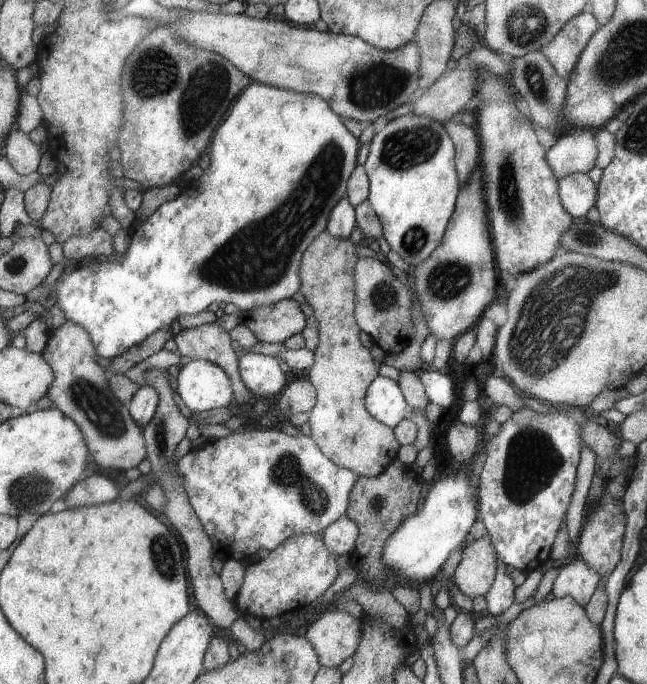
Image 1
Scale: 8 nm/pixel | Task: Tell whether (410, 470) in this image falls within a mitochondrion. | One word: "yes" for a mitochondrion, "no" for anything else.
no

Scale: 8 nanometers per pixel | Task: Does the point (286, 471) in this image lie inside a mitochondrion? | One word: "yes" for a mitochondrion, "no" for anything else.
yes

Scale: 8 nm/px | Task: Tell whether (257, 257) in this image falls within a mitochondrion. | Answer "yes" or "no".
yes

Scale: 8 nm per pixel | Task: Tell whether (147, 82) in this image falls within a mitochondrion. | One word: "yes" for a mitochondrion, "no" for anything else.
yes

